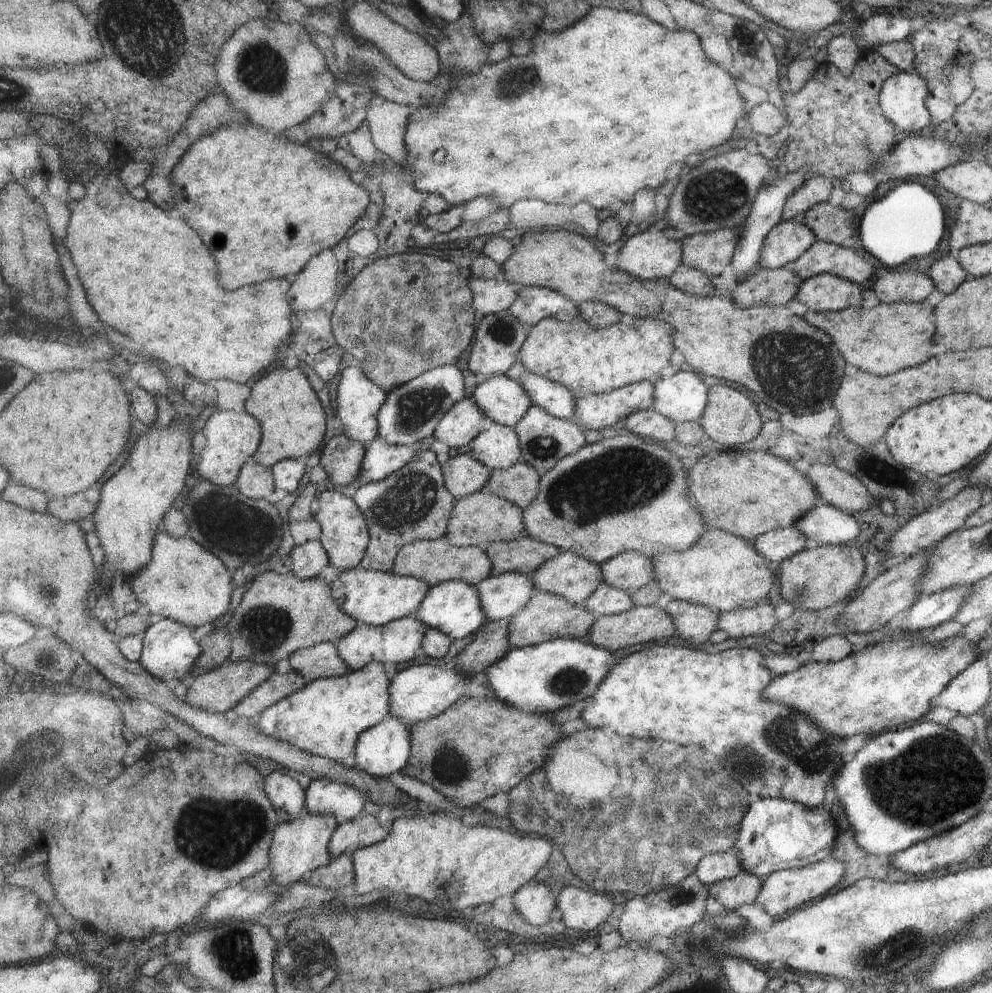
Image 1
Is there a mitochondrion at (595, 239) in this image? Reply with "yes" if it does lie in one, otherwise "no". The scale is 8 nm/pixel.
no

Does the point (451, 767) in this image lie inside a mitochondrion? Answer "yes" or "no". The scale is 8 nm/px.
yes

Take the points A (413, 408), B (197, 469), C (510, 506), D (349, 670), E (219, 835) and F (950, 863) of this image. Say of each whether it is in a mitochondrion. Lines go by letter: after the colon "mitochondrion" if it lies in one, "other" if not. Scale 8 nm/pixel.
A: mitochondrion
B: other
C: other
D: other
E: mitochondrion
F: other

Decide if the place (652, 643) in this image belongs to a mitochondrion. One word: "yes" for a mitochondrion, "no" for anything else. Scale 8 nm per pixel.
no

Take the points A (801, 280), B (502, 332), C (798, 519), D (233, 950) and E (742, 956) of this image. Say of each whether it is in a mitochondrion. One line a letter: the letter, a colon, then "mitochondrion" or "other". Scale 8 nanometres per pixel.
A: other
B: mitochondrion
C: other
D: mitochondrion
E: other

